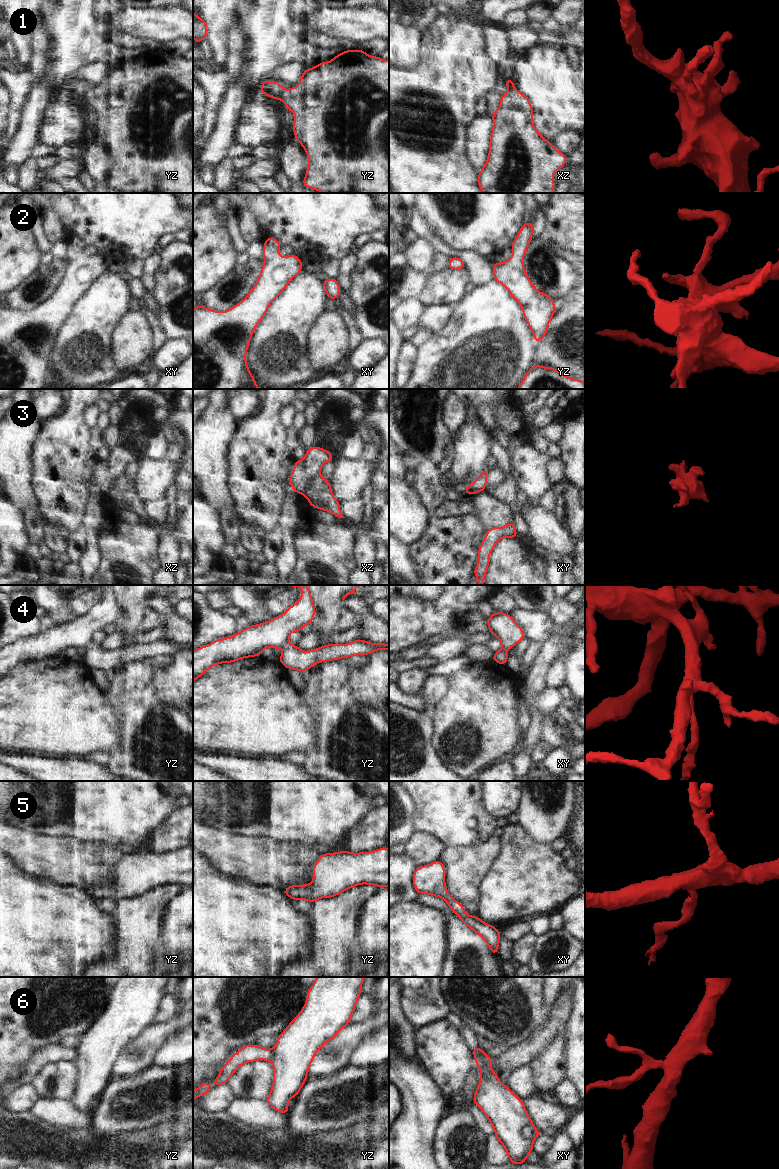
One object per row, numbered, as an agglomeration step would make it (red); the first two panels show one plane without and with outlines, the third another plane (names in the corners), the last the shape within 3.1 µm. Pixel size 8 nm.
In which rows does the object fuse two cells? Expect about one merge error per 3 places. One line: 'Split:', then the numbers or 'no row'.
Split: 6

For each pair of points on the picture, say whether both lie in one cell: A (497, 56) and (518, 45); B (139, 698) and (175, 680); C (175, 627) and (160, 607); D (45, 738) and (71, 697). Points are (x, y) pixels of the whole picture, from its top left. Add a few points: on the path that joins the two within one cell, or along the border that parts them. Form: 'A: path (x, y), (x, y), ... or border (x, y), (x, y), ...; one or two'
A: border (504, 28), (512, 50); two
B: border (162, 666), (155, 674), (156, 696), (172, 706); two
C: path (172, 622), (165, 612); one
D: path (45, 728), (45, 723), (61, 707); one

